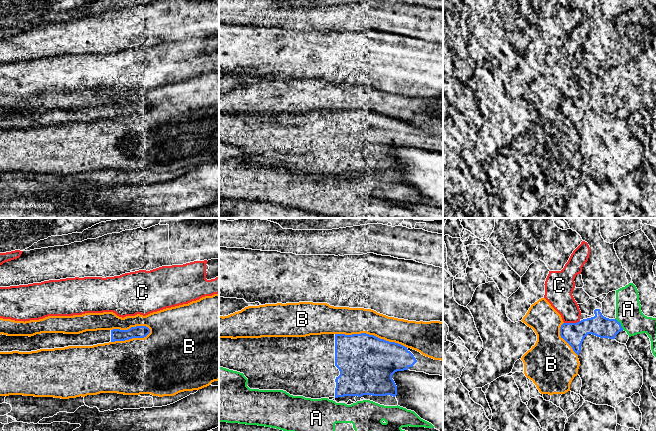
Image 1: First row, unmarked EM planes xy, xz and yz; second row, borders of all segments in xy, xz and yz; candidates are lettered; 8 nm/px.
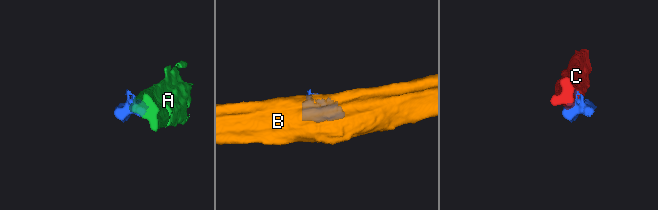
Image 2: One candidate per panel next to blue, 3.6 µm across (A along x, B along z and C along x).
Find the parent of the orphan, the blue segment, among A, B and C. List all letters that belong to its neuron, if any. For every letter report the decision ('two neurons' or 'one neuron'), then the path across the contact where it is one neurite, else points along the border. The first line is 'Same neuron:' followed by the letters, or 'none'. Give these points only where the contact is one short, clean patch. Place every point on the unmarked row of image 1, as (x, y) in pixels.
Same neuron: none
A: two neurons
B: two neurons
C: two neurons

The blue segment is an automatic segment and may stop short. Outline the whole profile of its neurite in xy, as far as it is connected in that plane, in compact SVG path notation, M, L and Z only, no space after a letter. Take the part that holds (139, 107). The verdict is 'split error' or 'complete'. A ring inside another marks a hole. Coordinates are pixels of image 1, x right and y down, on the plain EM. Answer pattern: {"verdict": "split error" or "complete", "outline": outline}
{"verdict": "split error", "outline": "M146 102L131 103L128 106L97 106L80 110L41 109L34 112L0 111L0 128L31 128L40 125L64 124L68 122L93 122L132 114L144 114L150 109Z"}

